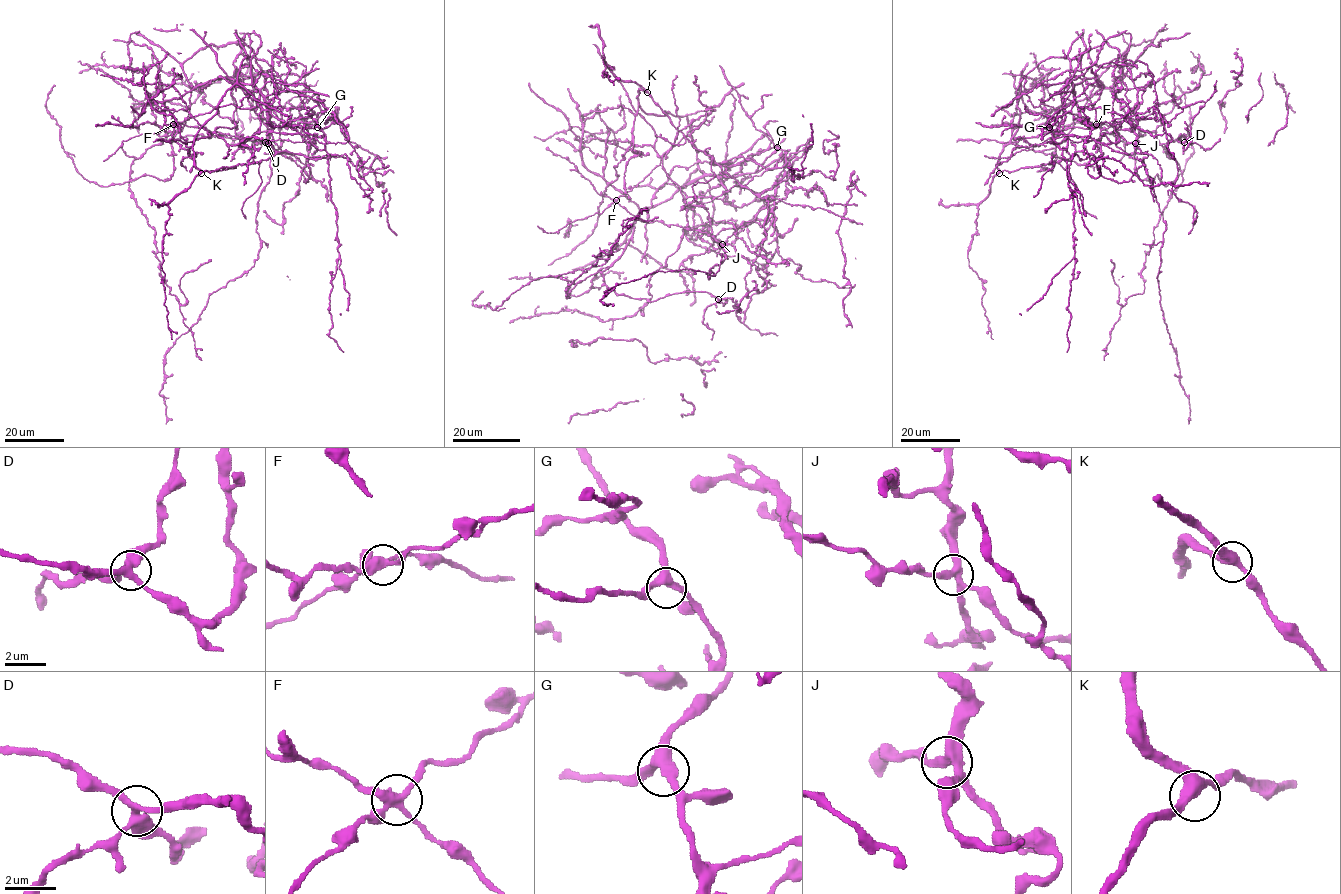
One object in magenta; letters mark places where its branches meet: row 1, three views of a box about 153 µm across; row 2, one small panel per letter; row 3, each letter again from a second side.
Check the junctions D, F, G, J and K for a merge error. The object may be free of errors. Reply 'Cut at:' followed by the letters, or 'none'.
Cut at: F

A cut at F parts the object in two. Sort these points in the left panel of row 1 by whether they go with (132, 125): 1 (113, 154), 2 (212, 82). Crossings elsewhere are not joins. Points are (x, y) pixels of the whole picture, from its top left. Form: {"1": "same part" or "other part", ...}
{"1": "other part", "2": "same part"}

